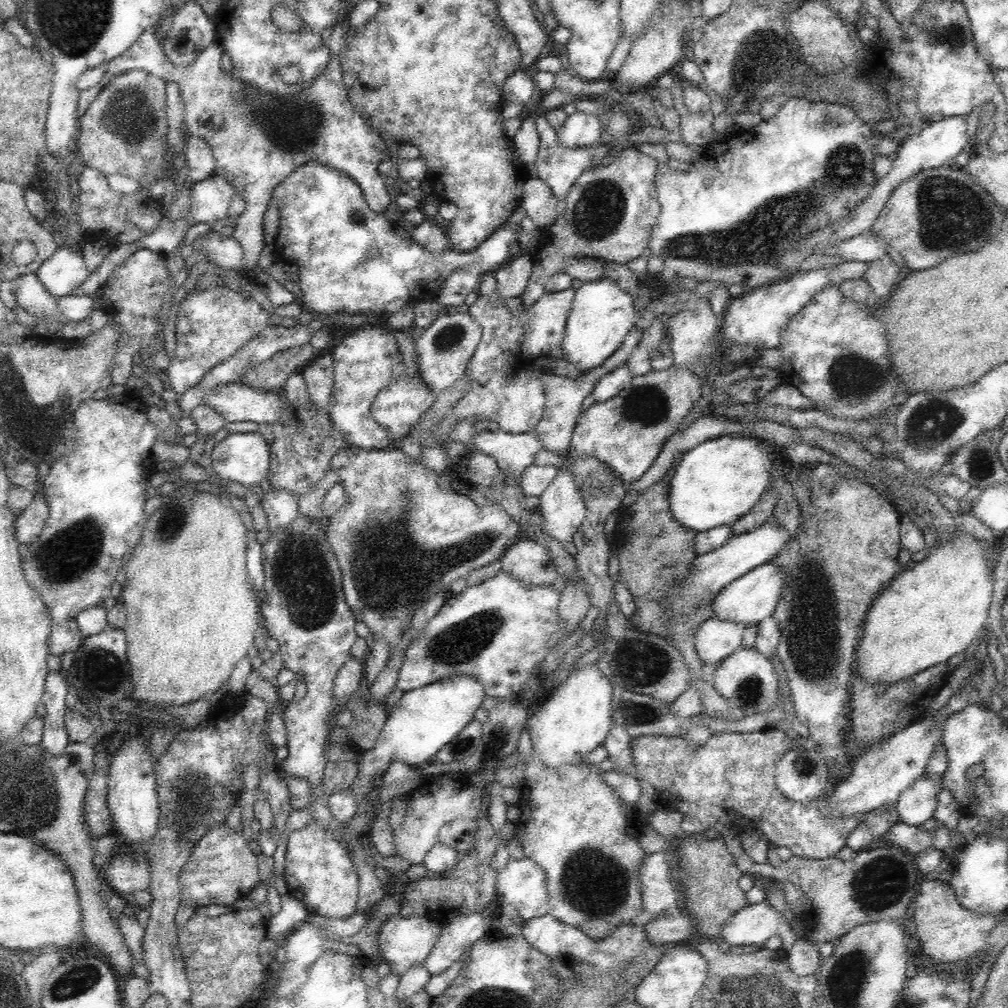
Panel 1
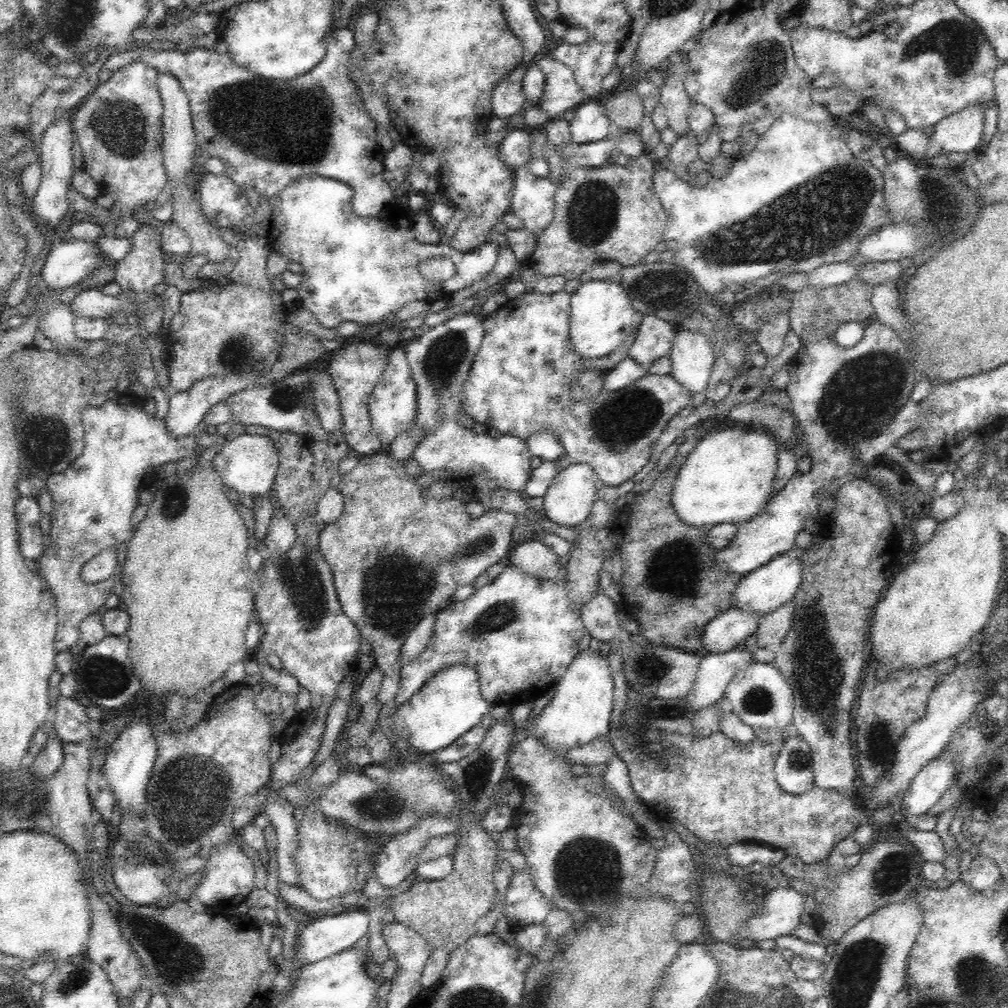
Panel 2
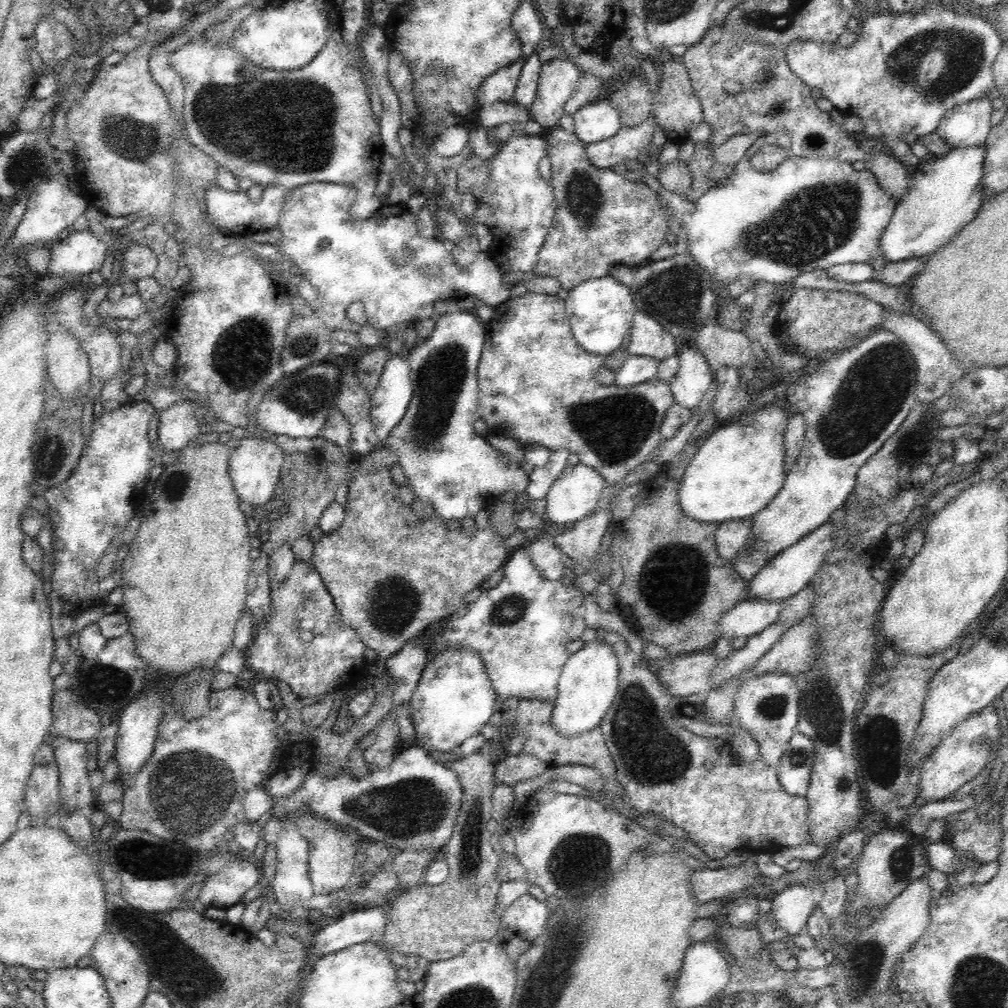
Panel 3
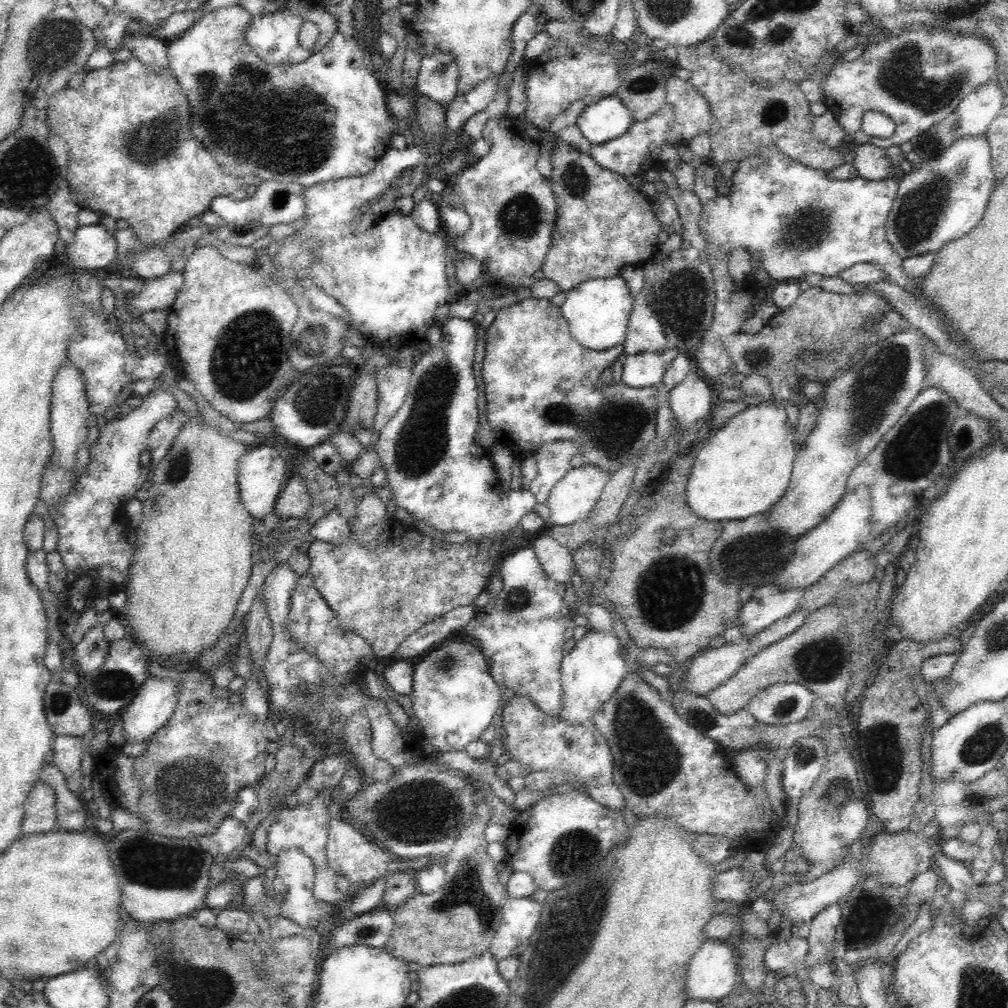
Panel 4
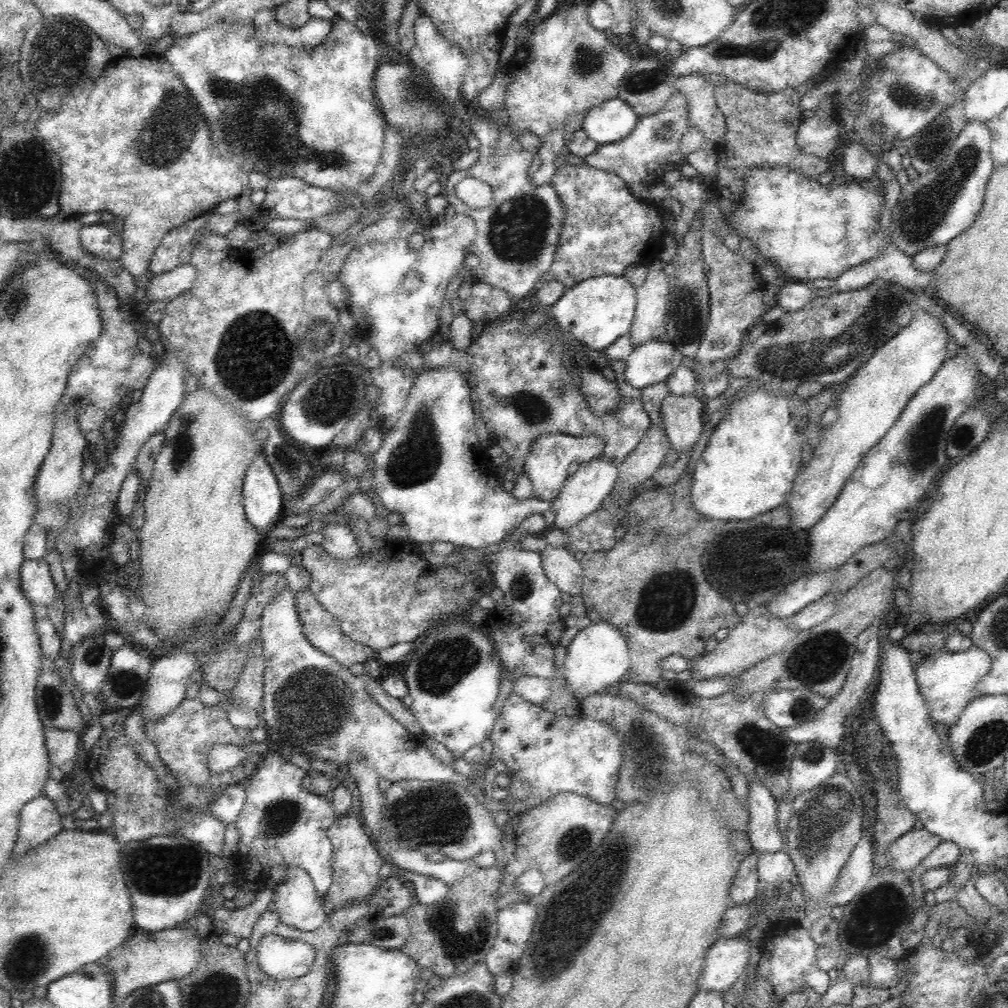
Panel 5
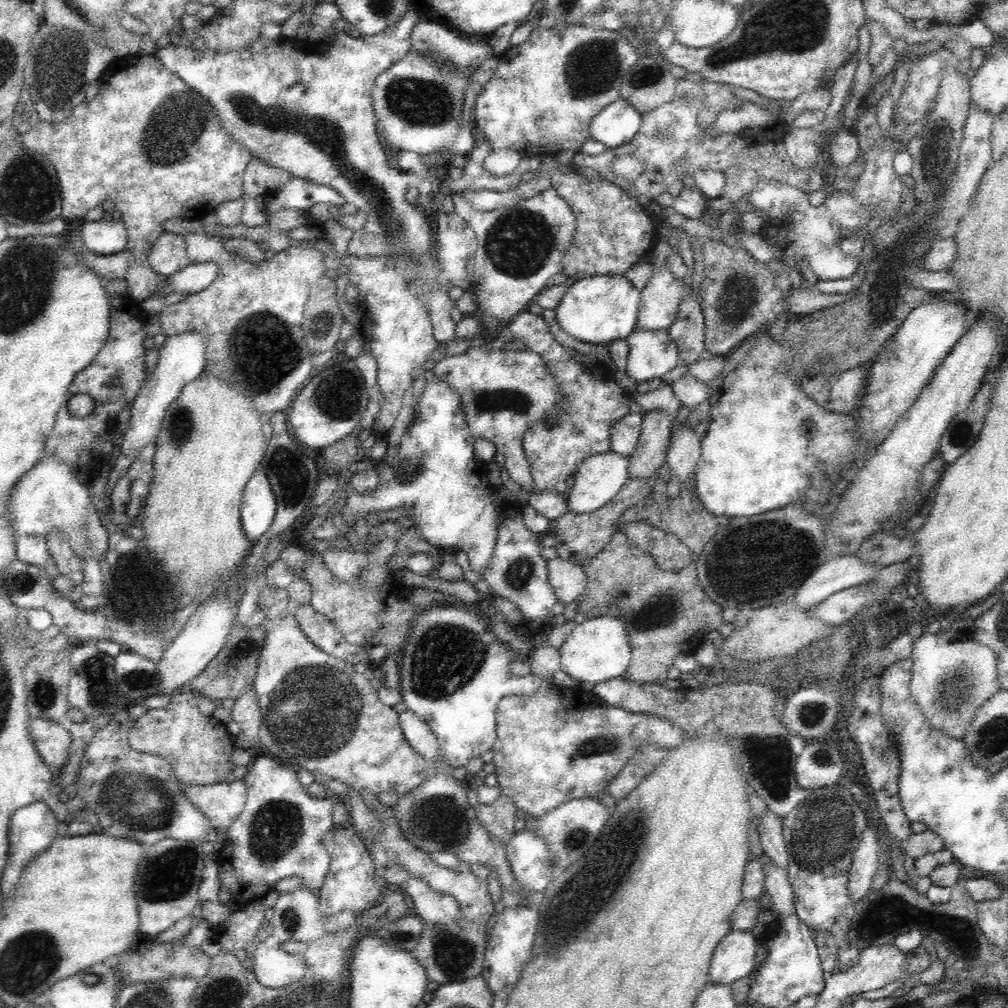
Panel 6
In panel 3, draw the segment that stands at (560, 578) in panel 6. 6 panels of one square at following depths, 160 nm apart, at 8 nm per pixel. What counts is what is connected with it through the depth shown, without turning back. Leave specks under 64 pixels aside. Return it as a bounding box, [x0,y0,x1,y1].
[524,534,568,582]

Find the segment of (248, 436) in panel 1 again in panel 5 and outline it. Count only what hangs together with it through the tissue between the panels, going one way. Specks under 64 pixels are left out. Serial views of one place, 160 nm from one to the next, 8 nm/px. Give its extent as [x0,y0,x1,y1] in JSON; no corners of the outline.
[242,451,285,536]

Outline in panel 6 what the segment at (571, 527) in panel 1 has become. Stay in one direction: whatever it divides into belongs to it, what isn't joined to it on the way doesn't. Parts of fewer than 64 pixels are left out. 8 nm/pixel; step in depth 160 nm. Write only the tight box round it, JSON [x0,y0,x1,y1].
[565,451,629,514]

